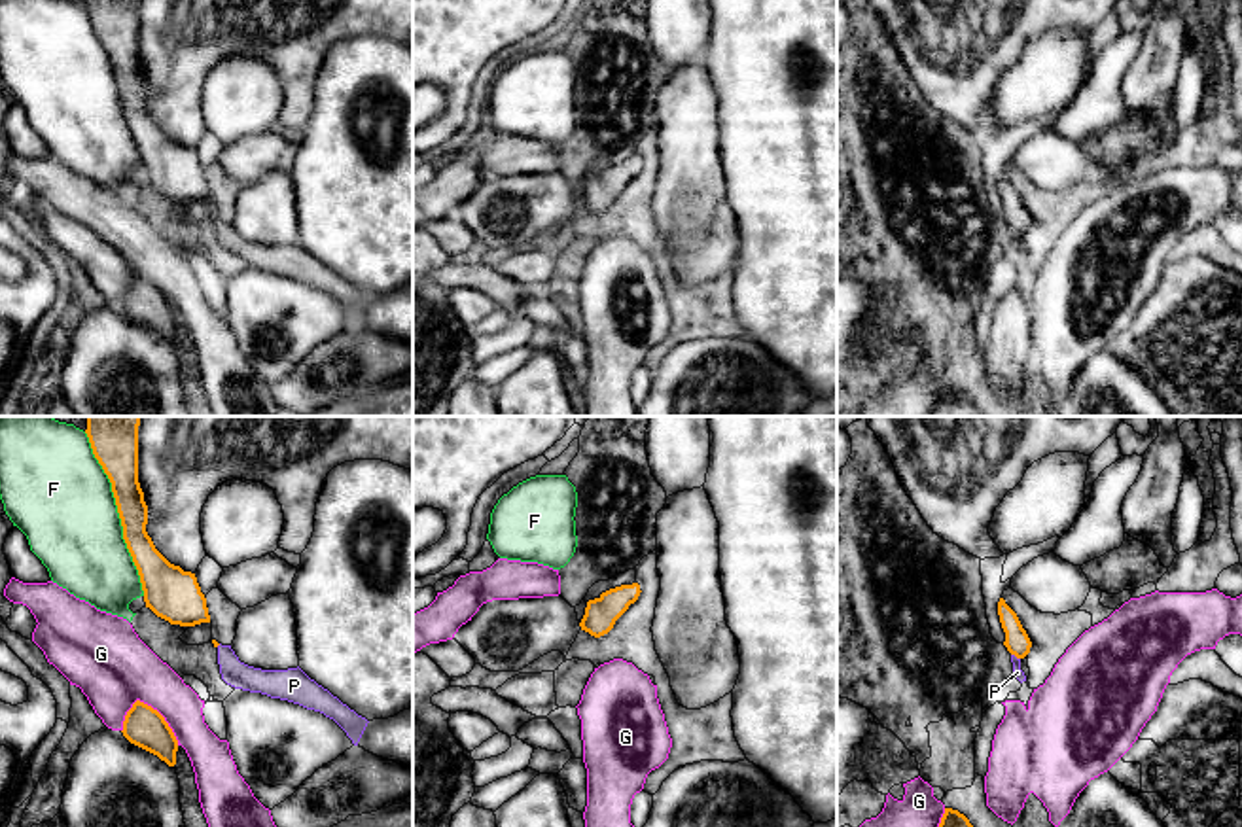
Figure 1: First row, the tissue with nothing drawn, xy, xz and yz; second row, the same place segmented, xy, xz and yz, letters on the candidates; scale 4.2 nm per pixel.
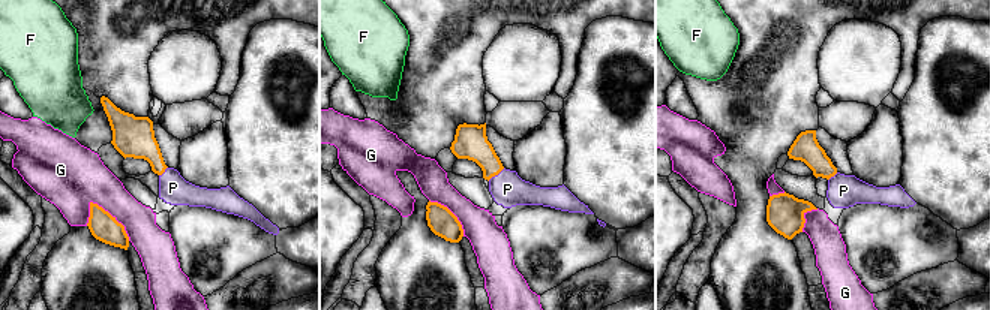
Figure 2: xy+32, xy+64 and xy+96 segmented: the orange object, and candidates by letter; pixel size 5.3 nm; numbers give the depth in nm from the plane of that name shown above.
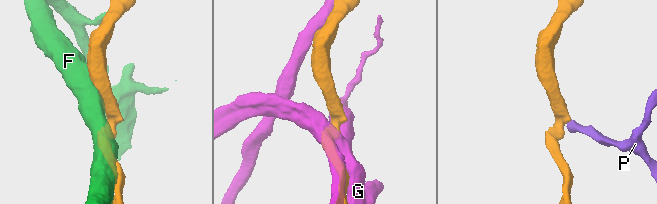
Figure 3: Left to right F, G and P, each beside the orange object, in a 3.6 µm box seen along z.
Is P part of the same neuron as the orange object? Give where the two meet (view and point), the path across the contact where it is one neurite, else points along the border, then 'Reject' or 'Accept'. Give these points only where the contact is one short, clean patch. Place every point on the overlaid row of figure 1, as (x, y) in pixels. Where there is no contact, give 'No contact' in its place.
Touches orange at yz (1015, 655). Path across: yz (1017, 642), (1015, 655), (1017, 672). Accept

